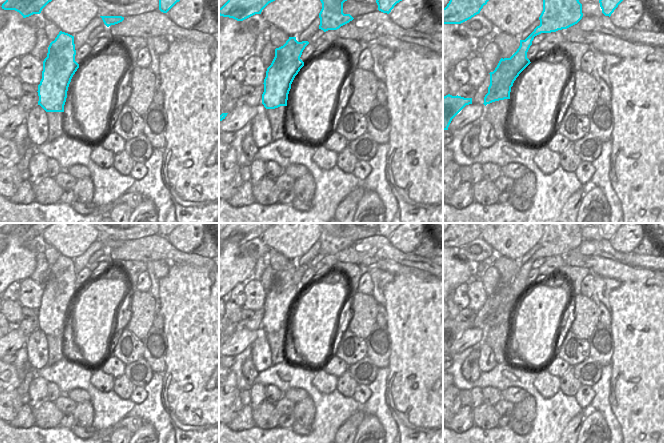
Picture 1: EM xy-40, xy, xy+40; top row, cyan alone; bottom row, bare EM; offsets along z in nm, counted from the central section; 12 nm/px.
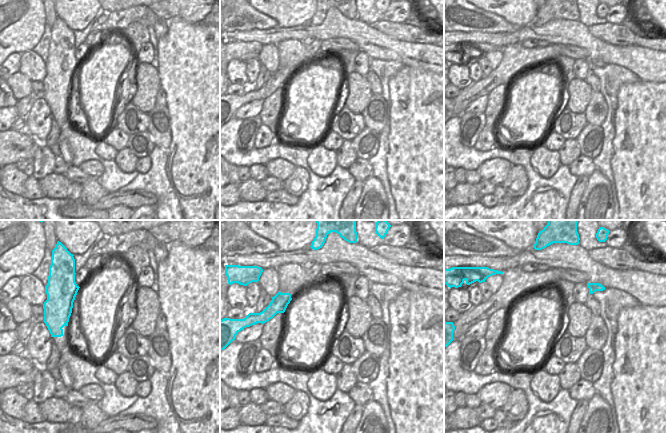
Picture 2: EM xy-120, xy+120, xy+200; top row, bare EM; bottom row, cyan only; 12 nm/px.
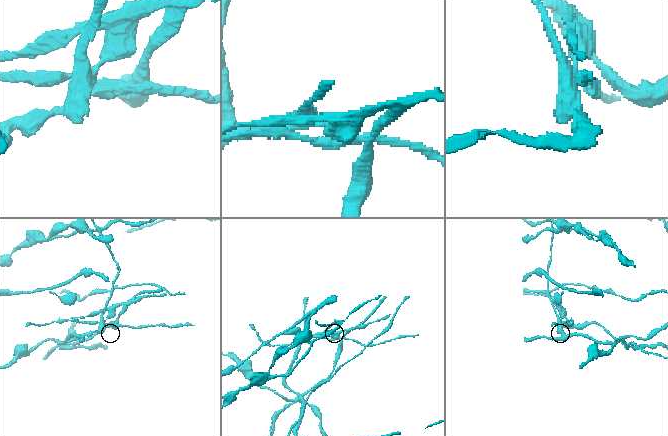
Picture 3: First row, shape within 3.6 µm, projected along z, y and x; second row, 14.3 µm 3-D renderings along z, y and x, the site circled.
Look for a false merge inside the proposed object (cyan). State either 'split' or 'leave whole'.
split

